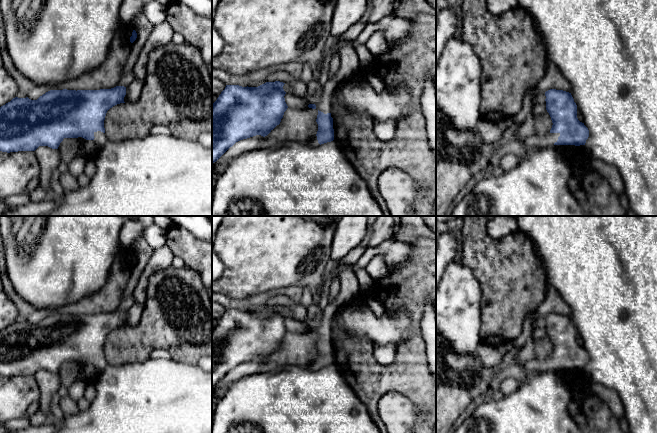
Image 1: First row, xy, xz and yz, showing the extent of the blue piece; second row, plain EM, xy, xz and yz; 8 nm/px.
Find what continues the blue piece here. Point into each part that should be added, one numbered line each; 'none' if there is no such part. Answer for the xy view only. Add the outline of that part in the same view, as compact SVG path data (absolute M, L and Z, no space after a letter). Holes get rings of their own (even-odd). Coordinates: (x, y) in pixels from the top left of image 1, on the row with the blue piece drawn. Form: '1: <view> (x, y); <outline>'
1: xy (100, 139); M97 131L97 132L94 132L94 142L102 147L106 142L108 142L107 140L107 137L106 137L106 134L101 132L101 131Z

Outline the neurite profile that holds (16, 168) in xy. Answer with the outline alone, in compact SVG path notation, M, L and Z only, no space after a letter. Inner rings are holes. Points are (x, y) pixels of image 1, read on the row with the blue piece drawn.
M0 151L0 200L28 192L29 181L40 175L34 151Z

